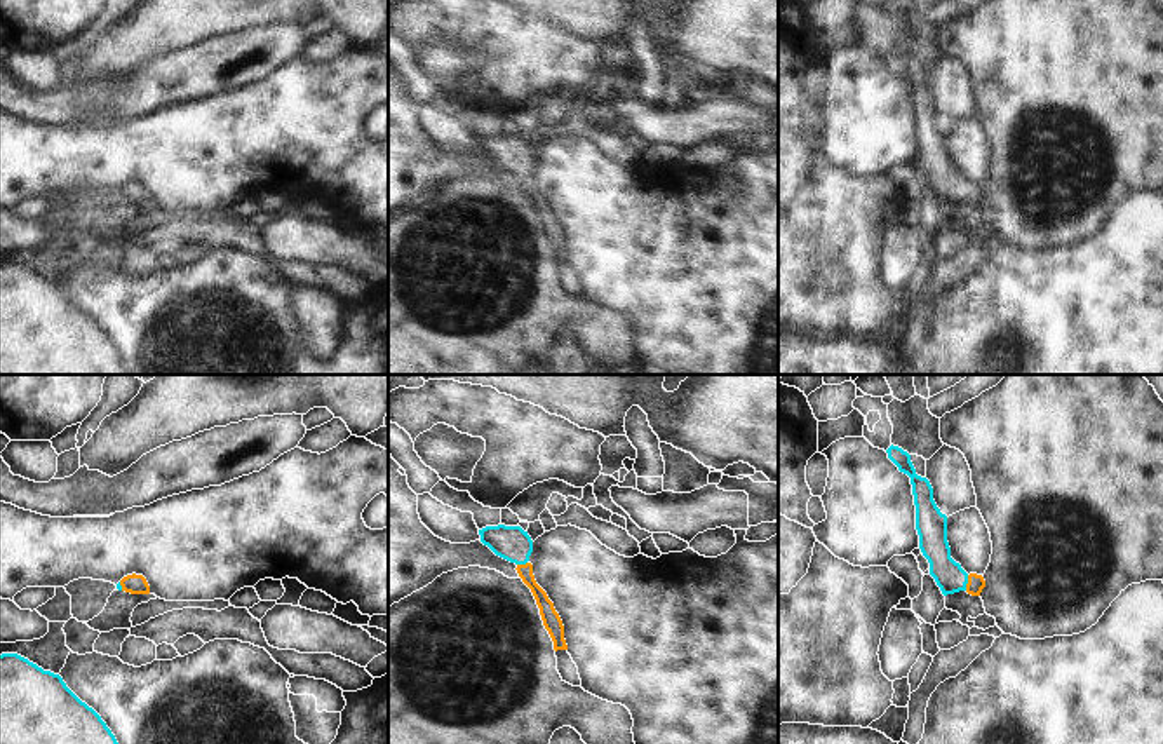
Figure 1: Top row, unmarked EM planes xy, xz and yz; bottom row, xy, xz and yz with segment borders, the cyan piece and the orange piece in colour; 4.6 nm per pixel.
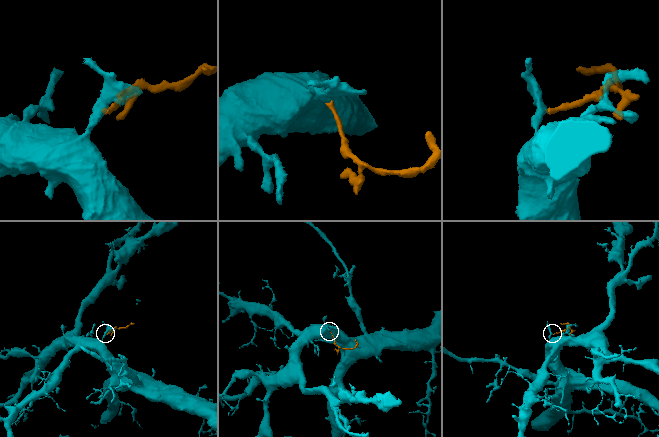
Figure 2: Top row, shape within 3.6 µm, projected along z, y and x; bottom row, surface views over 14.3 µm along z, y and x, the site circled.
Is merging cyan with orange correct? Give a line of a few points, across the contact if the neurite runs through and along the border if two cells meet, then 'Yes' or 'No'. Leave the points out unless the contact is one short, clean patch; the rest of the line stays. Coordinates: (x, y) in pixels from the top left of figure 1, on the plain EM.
Line: yz (949, 185), (967, 192), (975, 192). Yes.

